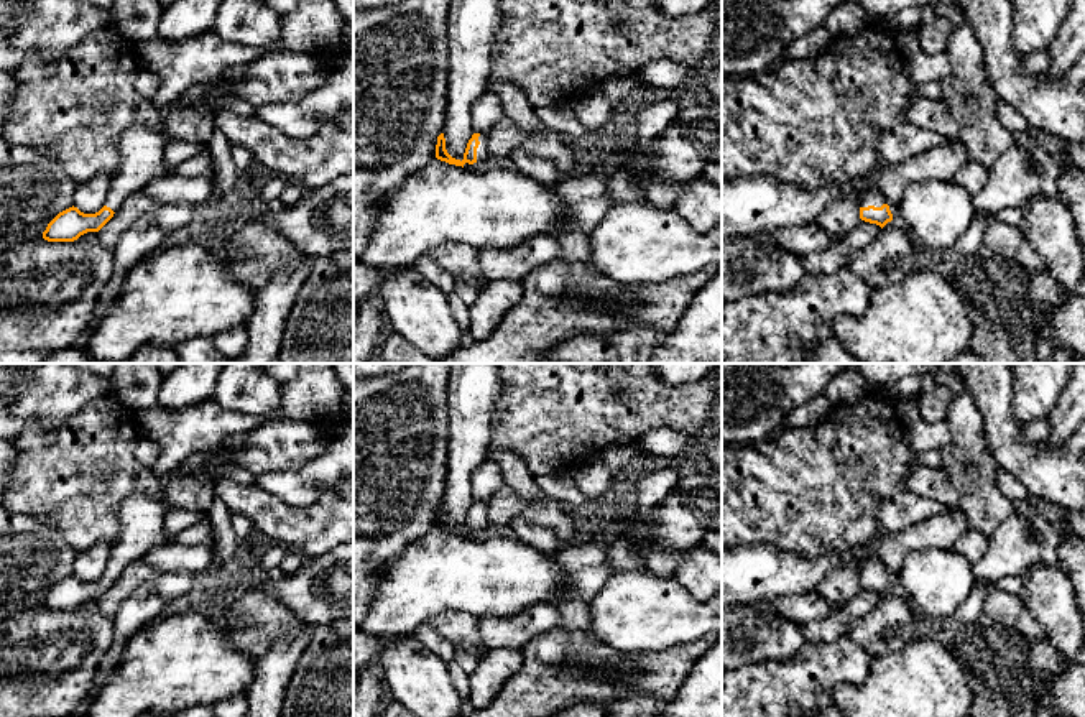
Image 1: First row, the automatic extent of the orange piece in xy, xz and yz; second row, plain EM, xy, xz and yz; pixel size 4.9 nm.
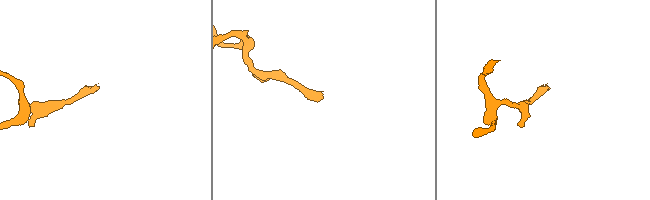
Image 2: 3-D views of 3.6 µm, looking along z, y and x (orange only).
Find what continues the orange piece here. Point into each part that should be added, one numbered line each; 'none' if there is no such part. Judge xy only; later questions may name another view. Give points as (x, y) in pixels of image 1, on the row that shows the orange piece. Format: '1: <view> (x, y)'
1: xy (140, 150)

